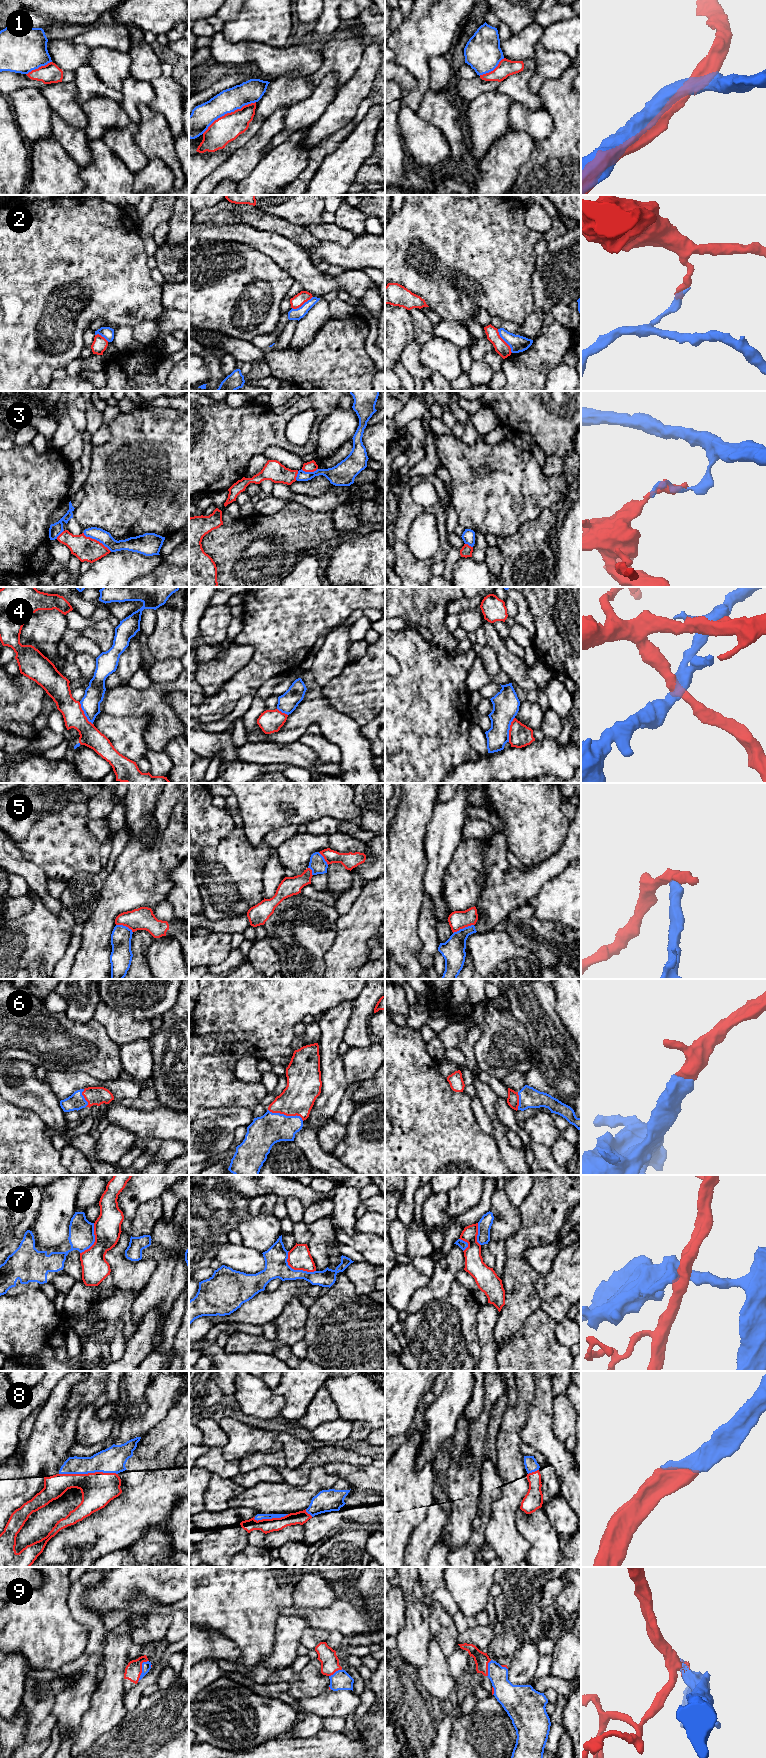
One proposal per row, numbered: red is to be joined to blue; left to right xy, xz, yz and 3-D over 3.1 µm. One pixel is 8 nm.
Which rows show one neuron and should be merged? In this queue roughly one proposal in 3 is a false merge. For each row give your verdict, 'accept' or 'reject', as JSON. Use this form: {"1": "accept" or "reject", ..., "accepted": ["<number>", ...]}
{"1": "accept", "2": "reject", "3": "reject", "4": "reject", "5": "reject", "6": "accept", "7": "reject", "8": "accept", "9": "accept", "accepted": ["1", "6", "8", "9"]}

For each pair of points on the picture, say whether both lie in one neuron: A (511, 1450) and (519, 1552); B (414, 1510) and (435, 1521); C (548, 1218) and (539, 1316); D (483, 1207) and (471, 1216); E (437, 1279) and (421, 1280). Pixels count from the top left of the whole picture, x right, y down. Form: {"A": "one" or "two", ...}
{"A": "one", "B": "two", "C": "two", "D": "one", "E": "two"}

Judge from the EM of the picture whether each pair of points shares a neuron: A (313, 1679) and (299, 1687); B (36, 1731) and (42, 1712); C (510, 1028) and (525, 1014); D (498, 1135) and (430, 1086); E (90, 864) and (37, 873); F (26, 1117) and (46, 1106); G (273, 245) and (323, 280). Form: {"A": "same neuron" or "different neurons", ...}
{"A": "same neuron", "B": "same neuron", "C": "different neurons", "D": "different neurons", "E": "different neurons", "F": "different neurons", "G": "same neuron"}

